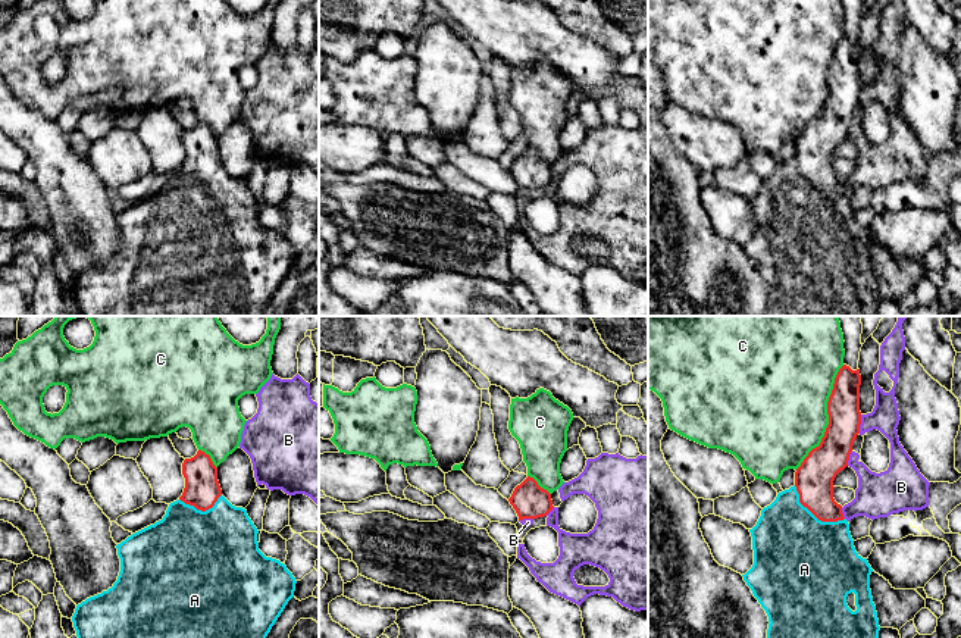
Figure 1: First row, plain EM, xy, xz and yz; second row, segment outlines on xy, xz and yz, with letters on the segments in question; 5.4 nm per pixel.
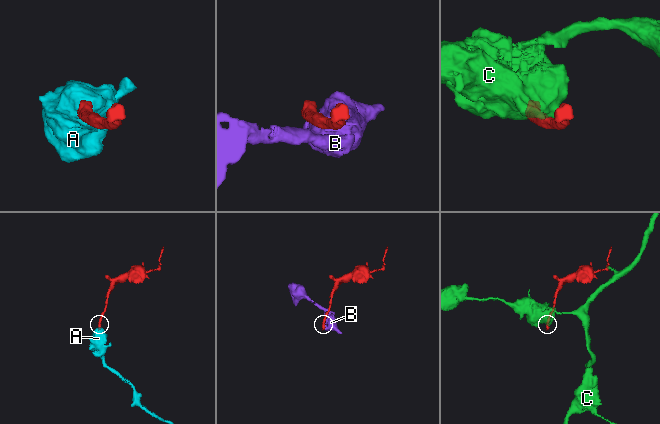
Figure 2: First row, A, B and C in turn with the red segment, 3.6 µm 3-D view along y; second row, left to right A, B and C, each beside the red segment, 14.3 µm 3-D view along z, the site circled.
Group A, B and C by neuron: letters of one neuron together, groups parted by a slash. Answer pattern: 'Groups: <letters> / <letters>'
Groups: A / B / C

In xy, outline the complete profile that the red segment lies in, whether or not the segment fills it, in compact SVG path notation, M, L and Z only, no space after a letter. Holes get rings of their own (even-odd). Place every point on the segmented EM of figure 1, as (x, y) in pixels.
M198 450L194 457L185 459L182 463L182 475L185 478L184 492L176 501L169 504L163 519L132 534L116 545L120 559L120 572L113 587L76 606L72 622L78 638L266 638L288 601L294 597L295 578L284 563L266 557L259 550L257 528L248 517L245 509L232 506L222 495L217 467L213 465L210 456Z

